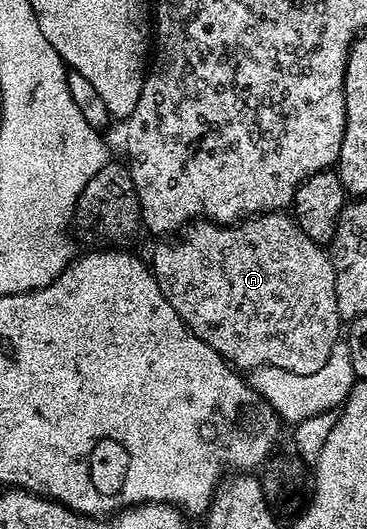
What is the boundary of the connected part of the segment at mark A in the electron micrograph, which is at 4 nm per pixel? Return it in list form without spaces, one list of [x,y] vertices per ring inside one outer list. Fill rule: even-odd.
[[[285,210],[263,211],[261,215],[251,215],[239,222],[228,224],[199,218],[193,223],[187,223],[181,232],[173,237],[155,243],[158,244],[155,245],[150,259],[148,258],[148,266],[154,273],[154,280],[160,285],[160,293],[164,293],[164,297],[172,305],[172,309],[176,309],[188,330],[200,337],[200,341],[212,345],[212,349],[216,349],[216,353],[220,353],[220,357],[231,367],[275,367],[288,373],[316,373],[316,369],[321,369],[324,361],[328,361],[328,353],[332,353],[334,346],[339,343],[338,326],[343,326],[344,320],[339,315],[336,305],[336,273],[332,269],[332,261],[329,254],[297,226],[293,214]]]

